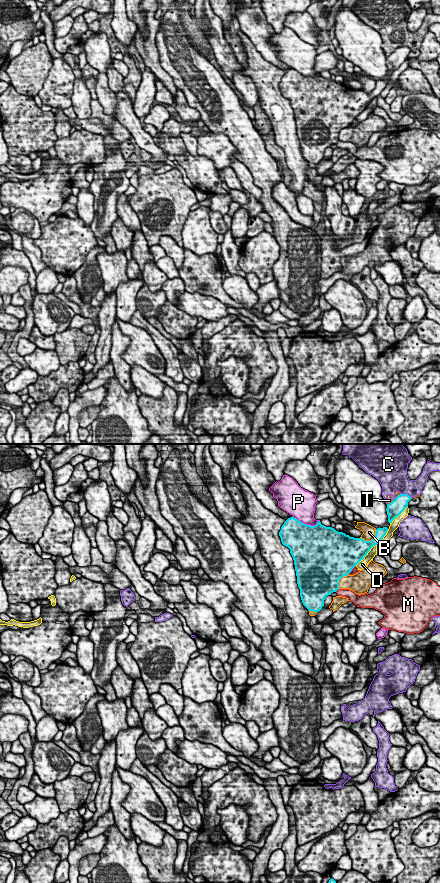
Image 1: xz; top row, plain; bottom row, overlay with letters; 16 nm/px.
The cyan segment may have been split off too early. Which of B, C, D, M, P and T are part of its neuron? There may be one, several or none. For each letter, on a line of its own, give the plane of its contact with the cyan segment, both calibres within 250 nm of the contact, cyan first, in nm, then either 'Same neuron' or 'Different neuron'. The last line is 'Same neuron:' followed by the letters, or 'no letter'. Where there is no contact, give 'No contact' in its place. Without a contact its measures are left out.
B: Touches cyan in xz. Thickness 320 nm (cyan) against 200 nm. Different neuron
C: Touches cyan in xz. Thickness 240 nm (cyan) against 320 nm. Different neuron
D: Touches cyan in xz. Thickness 440 nm (cyan) against 130 nm. Different neuron
M: Touches cyan in xz. Thickness 480 nm (cyan) against 140 nm. Different neuron
P: Touches cyan in xz. Thickness 500 nm (cyan) against 380 nm. Different neuron
T: Touches cyan in xz. Thickness 240 nm (cyan) against 70 nm. Different neuron
Same neuron: no letter

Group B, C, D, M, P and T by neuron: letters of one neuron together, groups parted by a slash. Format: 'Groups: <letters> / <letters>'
Groups: B / C T / D / M / P

